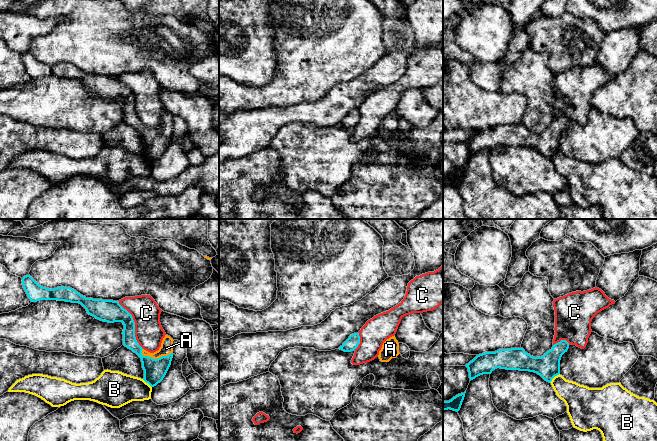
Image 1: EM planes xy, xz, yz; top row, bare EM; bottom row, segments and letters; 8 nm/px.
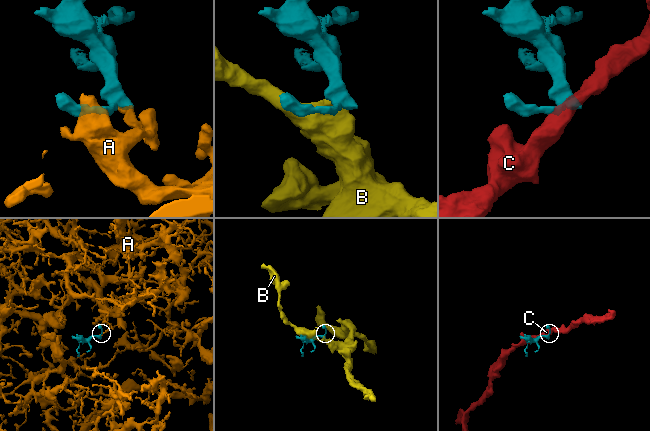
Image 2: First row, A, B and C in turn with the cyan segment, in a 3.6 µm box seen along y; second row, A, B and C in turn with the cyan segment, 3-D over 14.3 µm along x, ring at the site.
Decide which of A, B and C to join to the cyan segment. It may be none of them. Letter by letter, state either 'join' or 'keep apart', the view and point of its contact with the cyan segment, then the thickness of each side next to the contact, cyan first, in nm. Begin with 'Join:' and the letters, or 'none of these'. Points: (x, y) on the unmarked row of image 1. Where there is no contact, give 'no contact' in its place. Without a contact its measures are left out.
Join: A
A: join; meets cyan in xy at (156, 135); 180 nm thick on the cyan side, 100 nm on the other
B: keep apart; meets cyan in yz at (554, 152); 190 nm thick on the cyan side, 220 nm on the other
C: keep apart; meets cyan in xy at (134, 101); 180 nm thick on the cyan side, 220 nm on the other

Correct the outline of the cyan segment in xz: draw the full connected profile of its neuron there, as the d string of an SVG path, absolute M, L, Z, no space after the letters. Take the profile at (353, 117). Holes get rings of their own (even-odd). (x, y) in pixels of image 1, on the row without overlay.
M354 109L349 112L349 114L343 119L343 121L339 123L339 125L344 128L351 128L354 127L359 120L360 120L359 109Z

